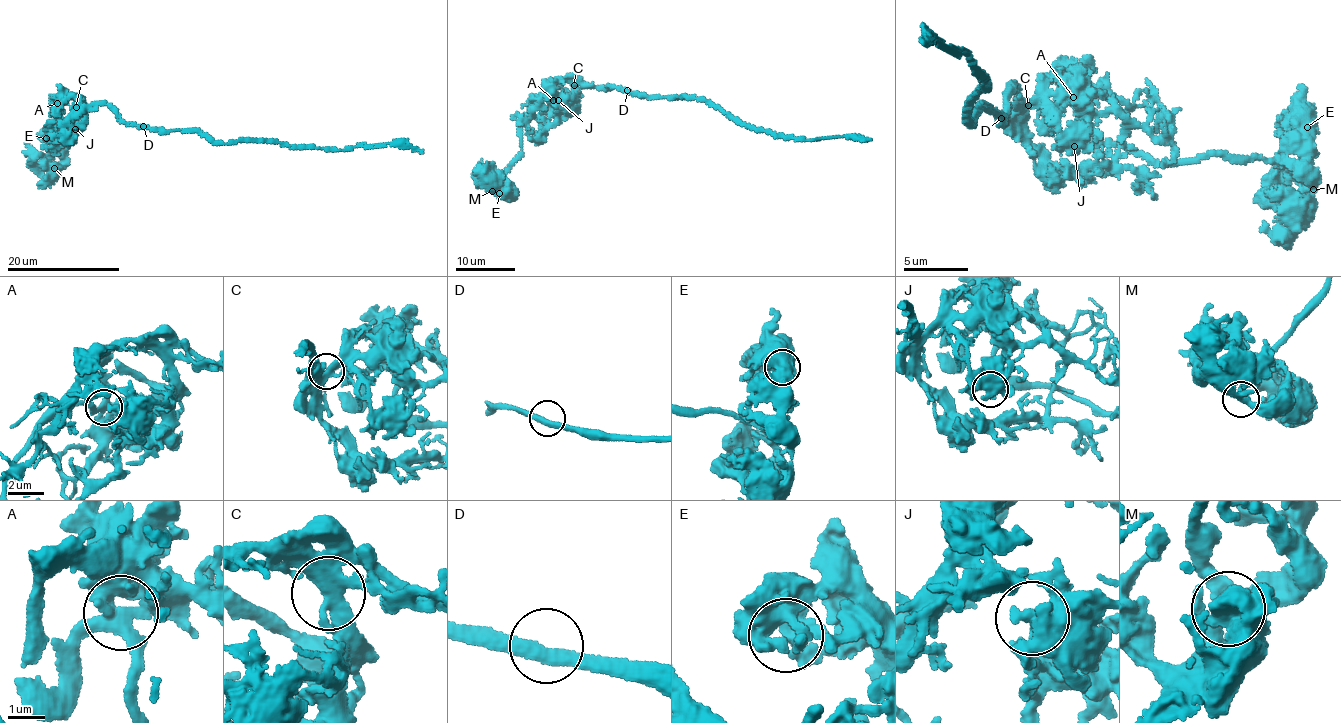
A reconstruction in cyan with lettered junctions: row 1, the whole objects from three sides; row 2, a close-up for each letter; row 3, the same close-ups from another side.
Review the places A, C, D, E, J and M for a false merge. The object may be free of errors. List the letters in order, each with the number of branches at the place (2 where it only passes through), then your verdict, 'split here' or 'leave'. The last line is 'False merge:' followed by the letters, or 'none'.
A: 4 branches meet; leave
C: 2 branches meet; leave
D: 2 branches meet; leave
E: 3 branches meet; leave
J: 4 branches meet; leave
M: 4 branches meet; leave
False merge: none

